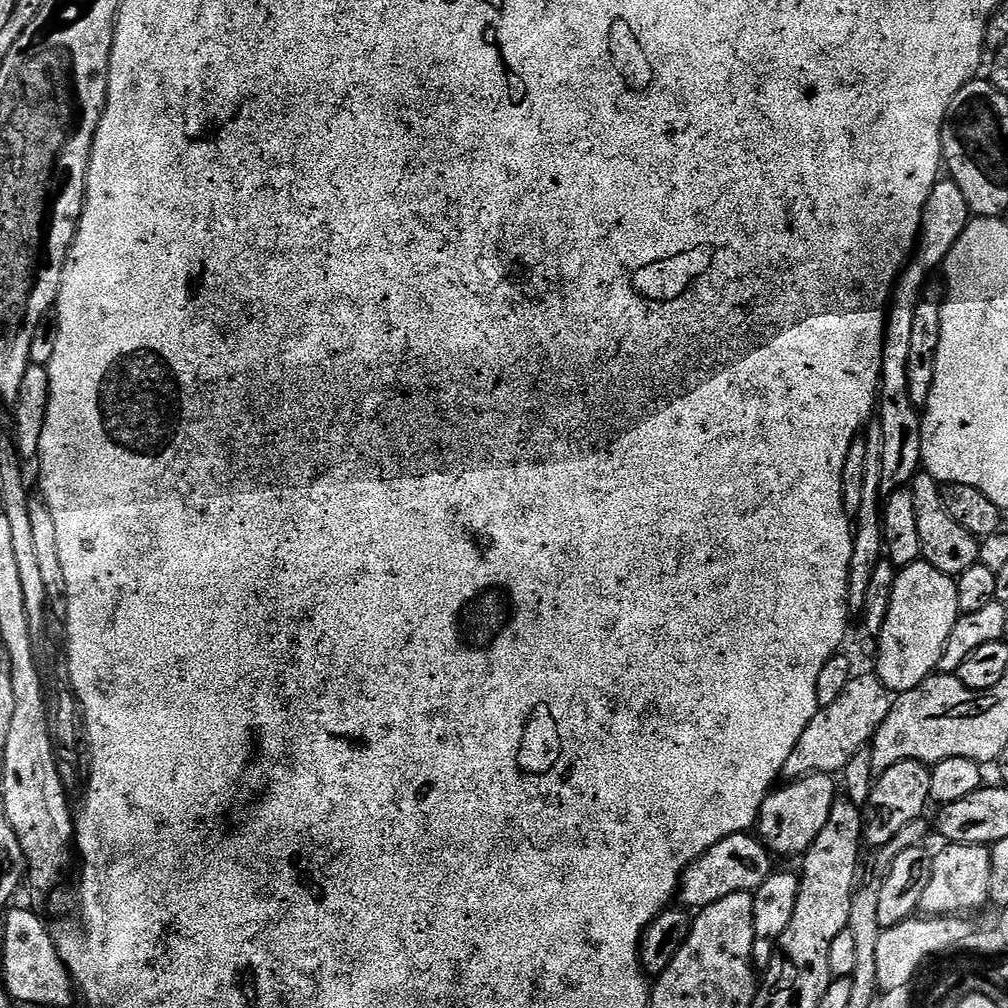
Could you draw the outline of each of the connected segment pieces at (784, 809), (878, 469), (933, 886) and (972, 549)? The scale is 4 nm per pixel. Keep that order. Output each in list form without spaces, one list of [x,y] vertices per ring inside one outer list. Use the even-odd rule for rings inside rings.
[[[813,772],[811,776],[785,783],[785,788],[777,787],[768,793],[760,807],[758,836],[773,857],[803,857],[814,838],[822,834],[822,826],[826,826],[830,818],[830,806],[834,806],[838,798],[838,784],[832,780],[835,779],[827,772]]]
[[[872,422],[866,428],[866,486],[862,486],[862,506],[854,516],[854,535],[852,538],[852,569],[848,575],[848,606],[853,613],[864,611],[866,590],[869,589],[870,578],[875,566],[882,559],[884,552],[884,526],[882,523],[882,446],[886,446],[886,438],[882,426]]]
[[[945,843],[944,849],[938,851],[932,857],[932,869],[930,870],[930,883],[926,885],[926,891],[922,894],[922,902],[920,903],[920,912],[927,914],[929,917],[955,917],[957,914],[966,914],[962,912],[972,912],[975,908],[980,908],[983,904],[989,903],[988,891],[990,890],[990,866],[992,865],[992,849],[982,844],[950,844]]]
[[[921,470],[913,476],[910,487],[914,494],[914,511],[918,514],[918,535],[922,537],[920,555],[923,563],[934,566],[934,570],[947,576],[961,576],[966,570],[970,570],[970,566],[978,563],[981,541],[958,526],[954,518],[950,518],[950,510],[942,506],[942,485],[939,480]]]

